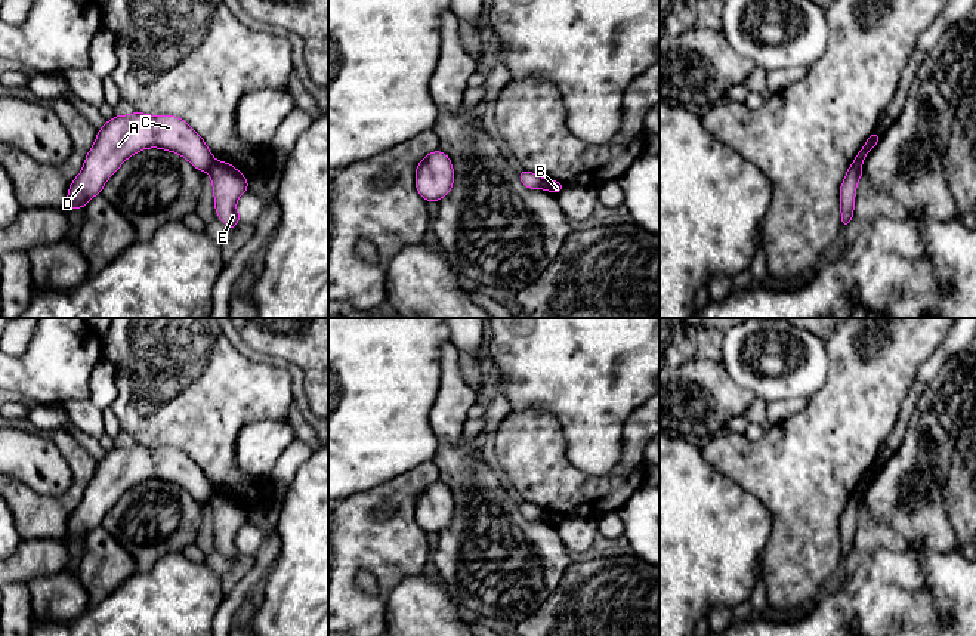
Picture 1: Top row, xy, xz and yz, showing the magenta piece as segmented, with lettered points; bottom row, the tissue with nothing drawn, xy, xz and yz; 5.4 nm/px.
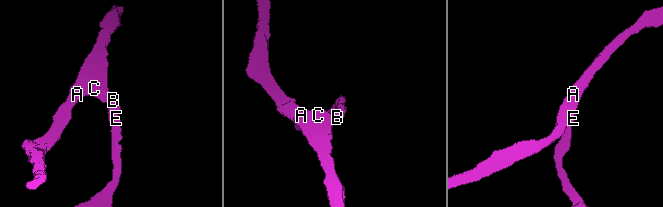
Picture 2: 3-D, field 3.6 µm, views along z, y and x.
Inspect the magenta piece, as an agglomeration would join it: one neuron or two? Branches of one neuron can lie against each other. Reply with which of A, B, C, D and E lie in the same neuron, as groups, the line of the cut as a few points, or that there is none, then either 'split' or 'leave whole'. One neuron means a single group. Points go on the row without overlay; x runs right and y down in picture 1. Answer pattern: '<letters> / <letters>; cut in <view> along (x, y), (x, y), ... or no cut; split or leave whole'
A C D / B E; cut in xy along (213, 491), (207, 502); split

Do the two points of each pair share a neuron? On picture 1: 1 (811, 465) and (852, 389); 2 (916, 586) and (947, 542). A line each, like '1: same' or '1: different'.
1: same
2: different

